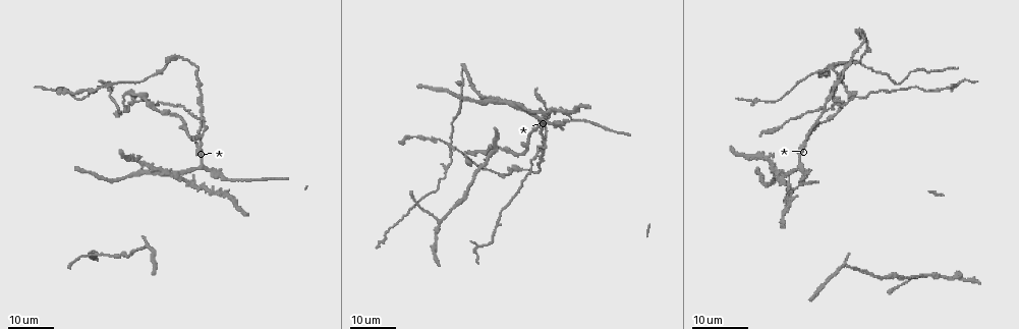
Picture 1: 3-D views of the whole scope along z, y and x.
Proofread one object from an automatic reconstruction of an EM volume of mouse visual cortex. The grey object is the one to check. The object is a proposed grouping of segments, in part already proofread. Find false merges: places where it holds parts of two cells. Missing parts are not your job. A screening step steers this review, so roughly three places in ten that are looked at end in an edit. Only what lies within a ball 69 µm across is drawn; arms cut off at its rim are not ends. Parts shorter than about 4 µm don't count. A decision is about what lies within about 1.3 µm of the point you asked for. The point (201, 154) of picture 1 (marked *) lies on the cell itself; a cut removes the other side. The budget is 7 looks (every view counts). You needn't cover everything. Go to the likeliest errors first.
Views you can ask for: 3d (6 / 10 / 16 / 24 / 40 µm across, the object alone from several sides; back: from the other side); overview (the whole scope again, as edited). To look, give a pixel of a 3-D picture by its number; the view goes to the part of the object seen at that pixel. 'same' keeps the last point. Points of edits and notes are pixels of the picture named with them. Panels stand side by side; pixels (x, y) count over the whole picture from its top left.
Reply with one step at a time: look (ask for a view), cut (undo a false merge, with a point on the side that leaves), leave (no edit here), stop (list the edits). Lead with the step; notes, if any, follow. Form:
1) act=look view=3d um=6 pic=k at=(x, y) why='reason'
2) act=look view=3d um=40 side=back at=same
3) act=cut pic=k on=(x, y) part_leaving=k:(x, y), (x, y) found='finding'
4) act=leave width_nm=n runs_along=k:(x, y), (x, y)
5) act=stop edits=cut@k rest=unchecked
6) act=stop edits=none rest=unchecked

act=look view=3d um=24 pic=1 at=(826, 109) why='four or more arms meet'

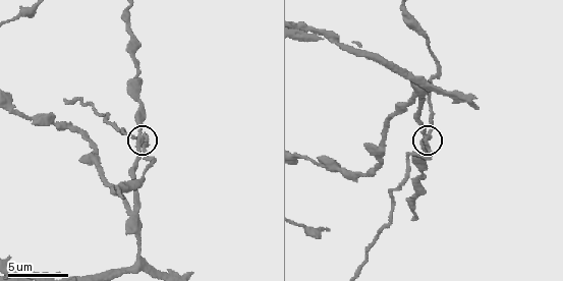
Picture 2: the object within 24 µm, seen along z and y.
act=look view=3d um=10 pic=2 at=(427, 143)

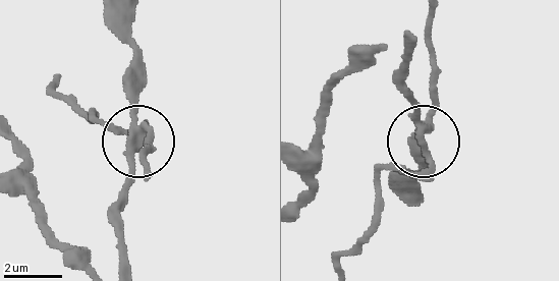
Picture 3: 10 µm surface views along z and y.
act=cut pic=3 on=(415, 173) part_leaving=3:(424, 129), (426, 164), (380, 178), (368, 229), (340, 266) found='two cells meet here'

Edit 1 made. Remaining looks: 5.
act=look view=3d um=24 pic=1 at=(449, 148) why='looks like a crossing'

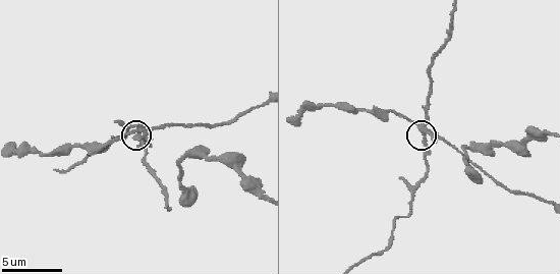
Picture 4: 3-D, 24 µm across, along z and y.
act=look view=3d um=6 pic=4 at=(424, 133)

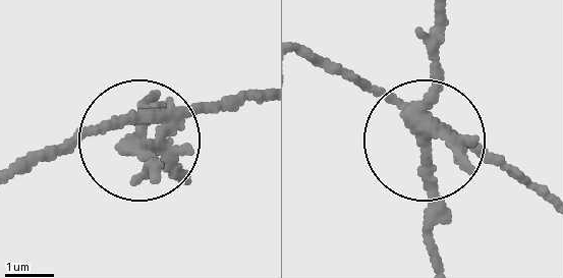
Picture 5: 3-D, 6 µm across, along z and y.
act=cut pic=5 on=(436, 52) arms=5 part_leaving=5:(433, 126), (433, 256) found='a second cell is stuck on'

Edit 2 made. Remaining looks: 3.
act=look view=overview

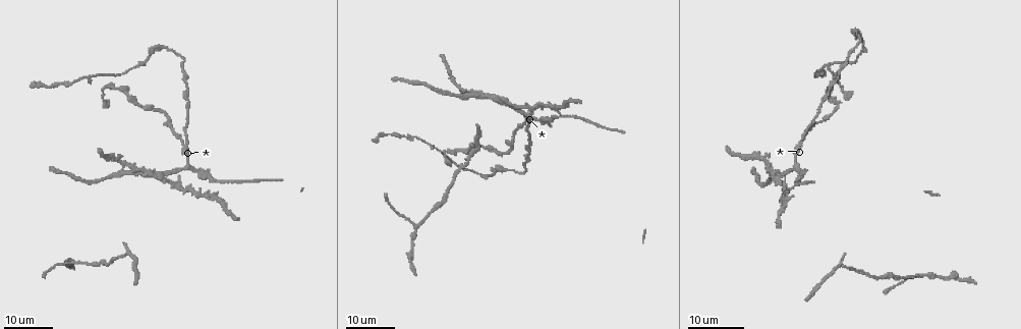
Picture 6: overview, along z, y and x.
act=look view=3d um=24 pic=6 at=(186, 146) why='arms part here'

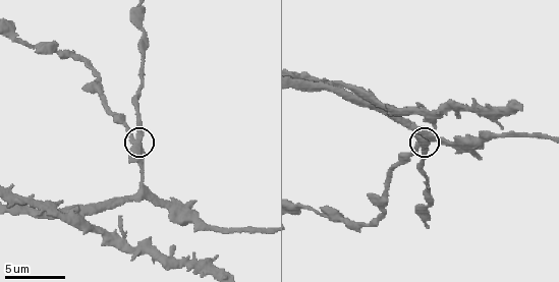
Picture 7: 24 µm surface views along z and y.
act=look view=3d um=10 pic=7 at=(419, 147)

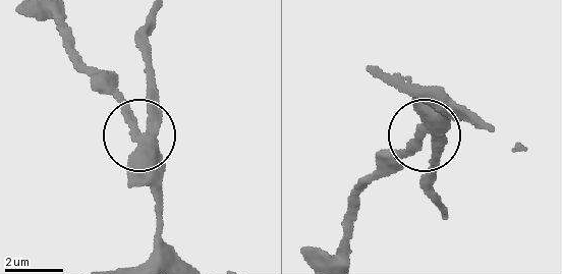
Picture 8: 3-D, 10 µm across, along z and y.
act=leave arms=3 found='one cell here'

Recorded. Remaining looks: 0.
act=stop edits=cut@3,cut@5 rest=unchecked

